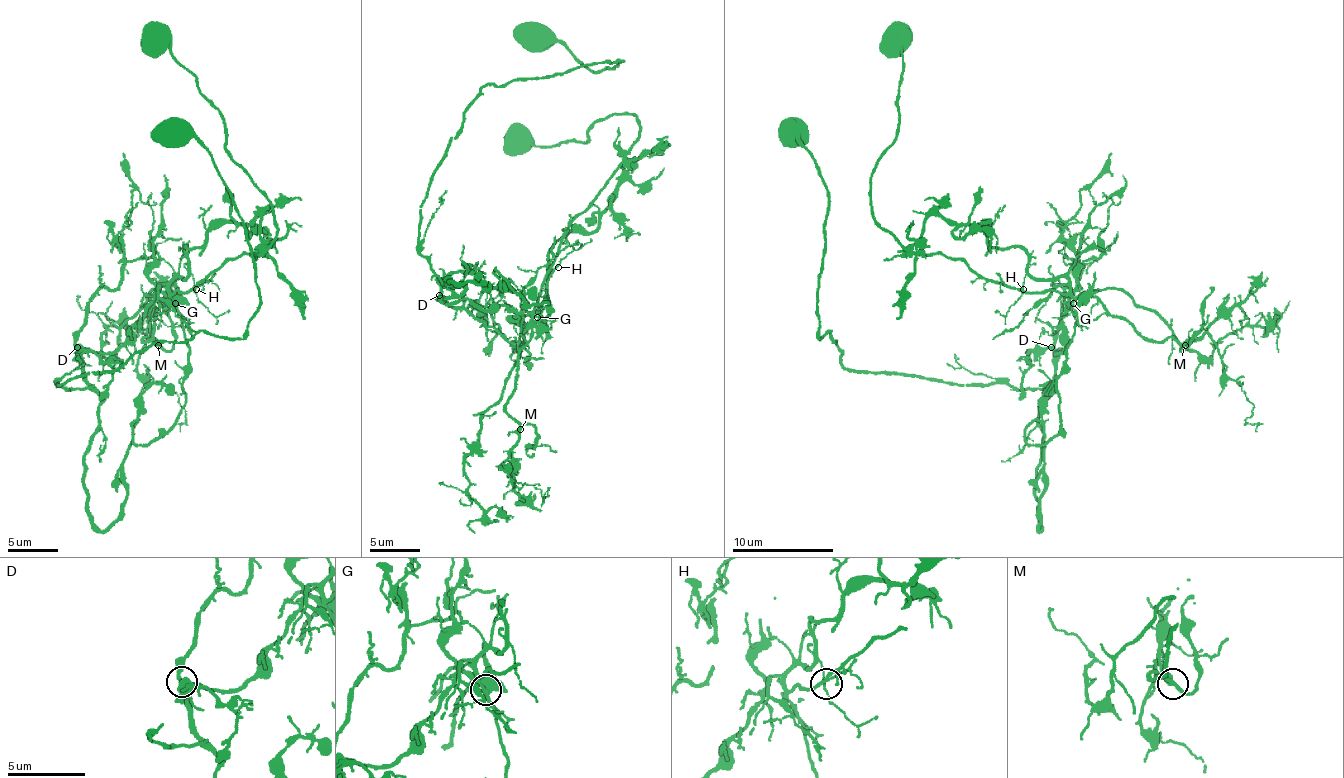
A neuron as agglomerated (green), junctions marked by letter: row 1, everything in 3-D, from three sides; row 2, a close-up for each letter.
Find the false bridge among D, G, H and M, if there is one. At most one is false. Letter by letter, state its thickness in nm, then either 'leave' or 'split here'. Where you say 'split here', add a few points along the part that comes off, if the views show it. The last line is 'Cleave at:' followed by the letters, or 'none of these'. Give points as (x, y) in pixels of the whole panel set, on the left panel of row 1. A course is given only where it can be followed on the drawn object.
D: calibre 320 nm; leave
G: calibre 140 nm; split here; course (175, 304), (277, 226), (223, 114), (145, 26)
H: calibre 140 nm; leave
M: calibre 320 nm; leave
Cleave at: G

